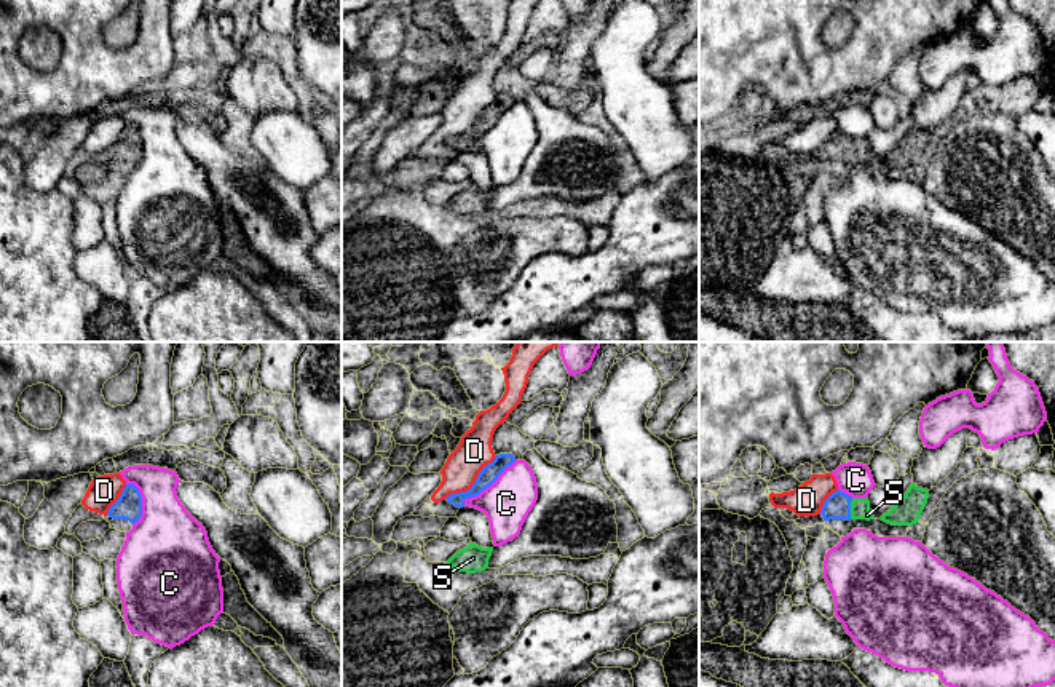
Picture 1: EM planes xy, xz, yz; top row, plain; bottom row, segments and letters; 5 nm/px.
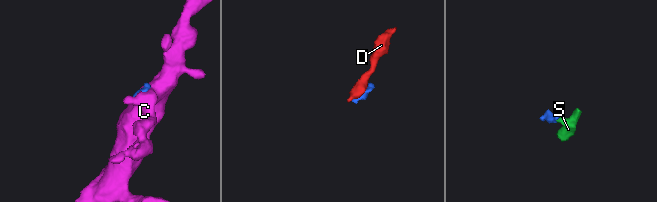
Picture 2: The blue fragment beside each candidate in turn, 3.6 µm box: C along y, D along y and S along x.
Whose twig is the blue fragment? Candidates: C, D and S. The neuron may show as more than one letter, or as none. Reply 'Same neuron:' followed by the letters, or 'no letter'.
Same neuron: S

